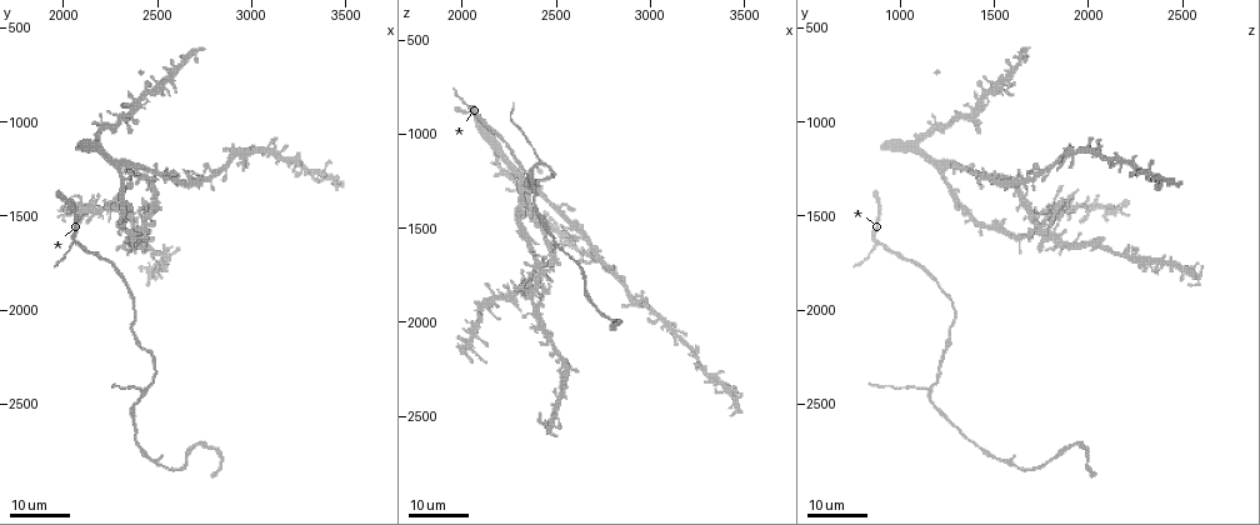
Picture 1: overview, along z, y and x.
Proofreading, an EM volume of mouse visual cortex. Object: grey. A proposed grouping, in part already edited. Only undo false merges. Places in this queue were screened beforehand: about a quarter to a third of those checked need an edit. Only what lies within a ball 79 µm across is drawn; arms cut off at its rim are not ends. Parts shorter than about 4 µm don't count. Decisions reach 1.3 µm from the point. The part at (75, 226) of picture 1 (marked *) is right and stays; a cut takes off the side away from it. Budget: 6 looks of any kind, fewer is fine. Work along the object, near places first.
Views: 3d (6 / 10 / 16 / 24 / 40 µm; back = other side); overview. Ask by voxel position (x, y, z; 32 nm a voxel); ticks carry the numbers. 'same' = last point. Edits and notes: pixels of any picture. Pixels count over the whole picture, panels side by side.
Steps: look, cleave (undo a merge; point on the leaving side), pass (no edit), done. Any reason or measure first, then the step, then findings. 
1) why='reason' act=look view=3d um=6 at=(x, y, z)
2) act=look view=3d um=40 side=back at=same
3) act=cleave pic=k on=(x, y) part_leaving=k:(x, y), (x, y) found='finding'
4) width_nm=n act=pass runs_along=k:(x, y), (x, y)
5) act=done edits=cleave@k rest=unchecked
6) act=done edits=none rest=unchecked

why='a fork' act=look view=3d um=16 at=(2050, 1650, 870)

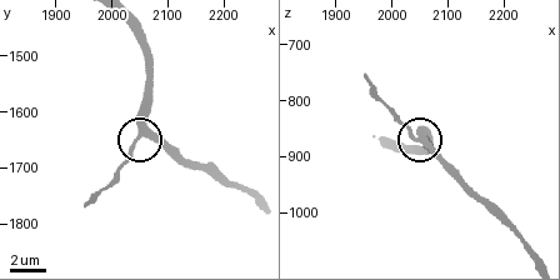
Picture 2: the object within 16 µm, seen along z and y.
act=look view=3d um=10 at=(2065, 1640, 875)

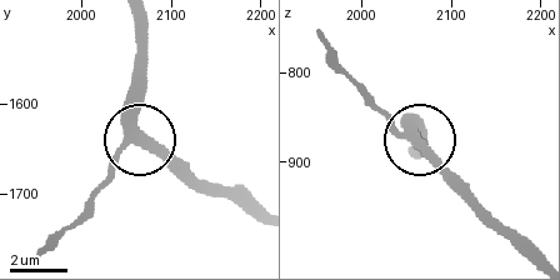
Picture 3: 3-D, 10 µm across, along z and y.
arms=3 act=pass found='all the same neuron'

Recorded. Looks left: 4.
why='four or more arms meet' act=look view=3d um=24 at=(2440, 840, 1460)

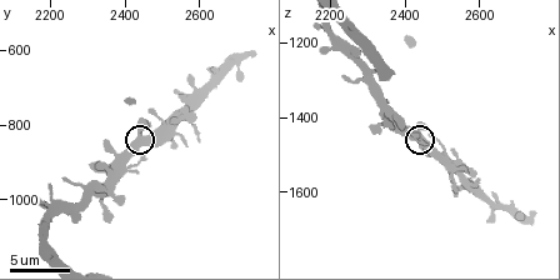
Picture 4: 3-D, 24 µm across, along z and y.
act=look view=3d um=10 at=same

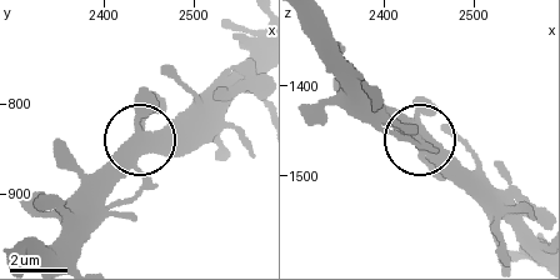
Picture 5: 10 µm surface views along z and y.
arms=4 act=pass found='continuous, no second neuron'

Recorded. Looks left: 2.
why='a fork' act=look view=3d um=16 at=(2420, 2430, 1150)

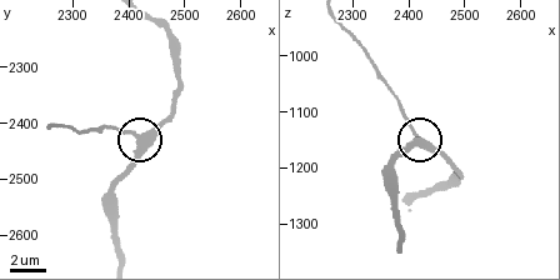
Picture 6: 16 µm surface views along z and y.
why='zoom in' act=look view=3d um=6 at=same

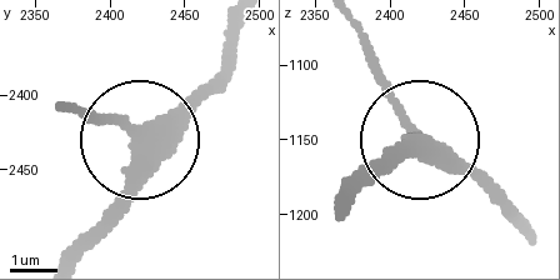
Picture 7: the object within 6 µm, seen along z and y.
width_nm=310 act=pass runs_along=7:(240, 29), (220, 65), (140, 133), (69, 113) found='continuous, no second neuron'

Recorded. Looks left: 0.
act=done edits=none rest=unchecked

